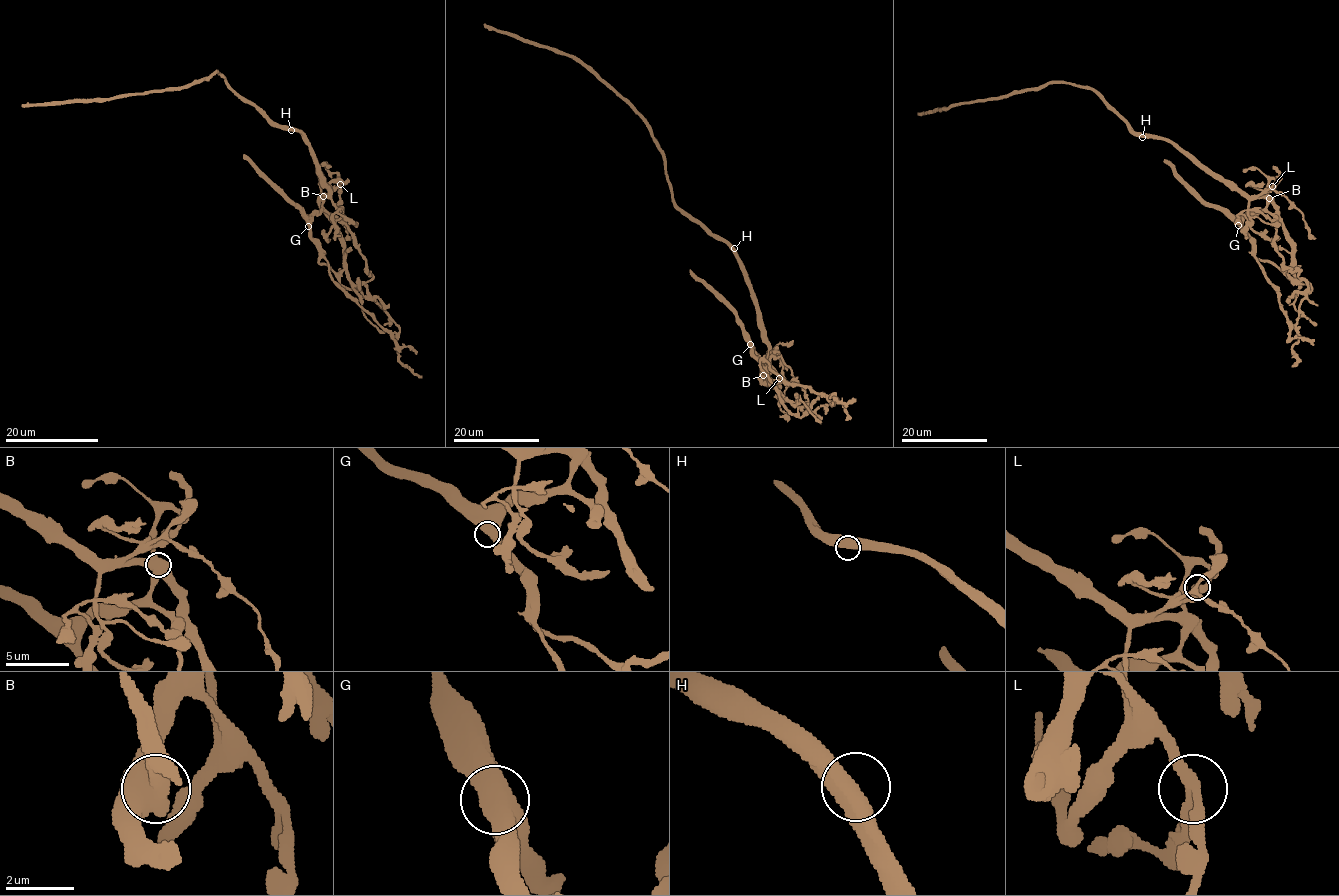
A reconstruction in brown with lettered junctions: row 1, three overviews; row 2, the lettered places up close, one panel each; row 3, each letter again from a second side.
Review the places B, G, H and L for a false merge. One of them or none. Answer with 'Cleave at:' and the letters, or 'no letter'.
Cleave at: B

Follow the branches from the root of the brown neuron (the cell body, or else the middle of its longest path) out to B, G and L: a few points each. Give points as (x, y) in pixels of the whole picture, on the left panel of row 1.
B: (288, 128), (297, 130), (309, 145), (319, 174), (328, 186), (328, 193), (322, 195)
G: (288, 128), (297, 130), (309, 145), (319, 174), (328, 186), (328, 193), (322, 196), (322, 207), (308, 226)
L: (288, 128), (297, 130), (309, 145), (319, 174), (328, 186), (328, 193), (340, 184)

